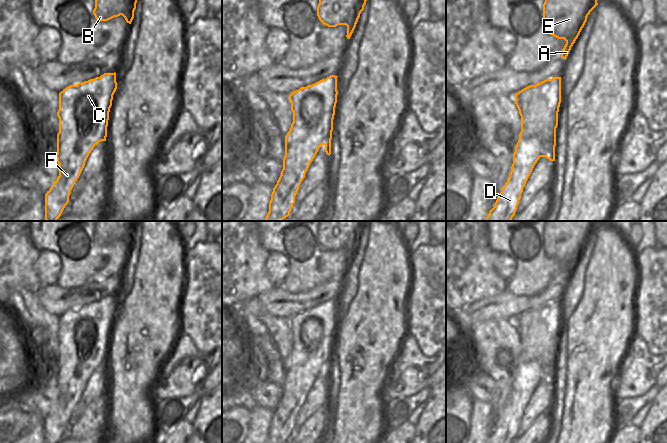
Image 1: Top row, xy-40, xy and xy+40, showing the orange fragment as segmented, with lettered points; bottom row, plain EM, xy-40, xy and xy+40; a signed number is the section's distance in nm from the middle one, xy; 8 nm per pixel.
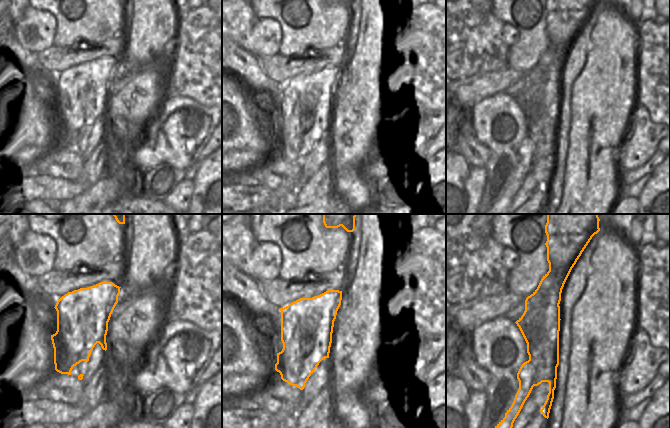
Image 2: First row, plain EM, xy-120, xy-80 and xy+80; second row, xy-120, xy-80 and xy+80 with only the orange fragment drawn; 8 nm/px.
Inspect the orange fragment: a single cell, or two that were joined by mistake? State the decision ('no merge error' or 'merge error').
merge error

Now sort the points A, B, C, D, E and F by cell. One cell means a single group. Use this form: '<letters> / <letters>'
A B E / C D F

